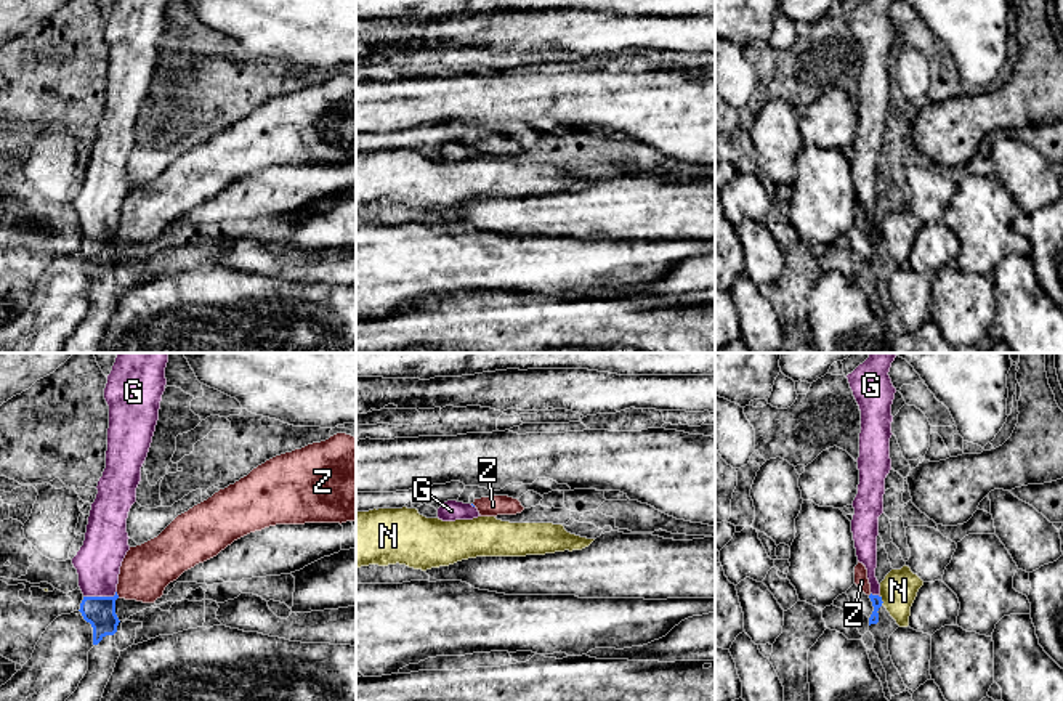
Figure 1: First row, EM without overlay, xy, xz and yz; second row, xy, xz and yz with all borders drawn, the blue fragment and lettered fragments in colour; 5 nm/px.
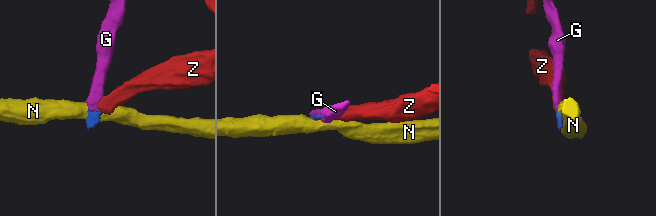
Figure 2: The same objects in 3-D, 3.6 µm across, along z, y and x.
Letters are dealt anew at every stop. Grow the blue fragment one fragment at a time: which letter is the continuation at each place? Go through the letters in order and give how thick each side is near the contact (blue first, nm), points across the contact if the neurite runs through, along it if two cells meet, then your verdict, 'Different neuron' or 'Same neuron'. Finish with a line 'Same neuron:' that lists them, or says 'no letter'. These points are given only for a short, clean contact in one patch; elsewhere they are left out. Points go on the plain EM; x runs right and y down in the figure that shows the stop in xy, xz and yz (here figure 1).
G: Thickness 160 nm (blue) against 220 nm. Path across: xy (100, 252), (100, 238), (98, 202). Same neuron
N: Thickness 50 nm (blue) against 190 nm. Boundary: yz (881, 236), (882, 244). Different neuron
Z: Thickness 160 nm (blue) against 260 nm. Boundary: xy (116, 233), (119, 238). Different neuron
Same neuron: G

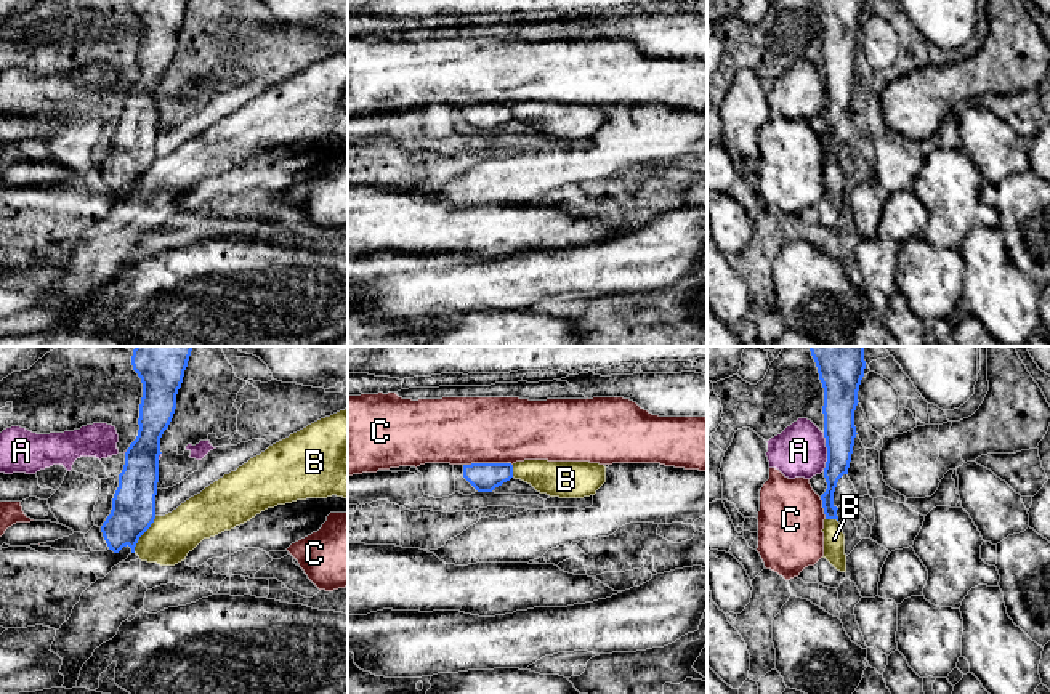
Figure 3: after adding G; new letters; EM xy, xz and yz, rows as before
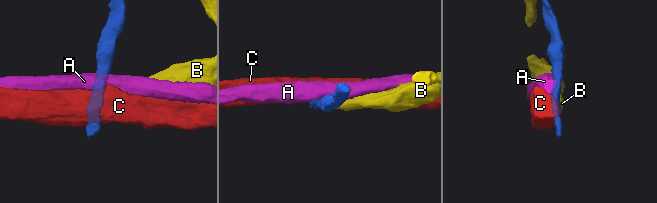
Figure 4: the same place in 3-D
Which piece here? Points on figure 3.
A: Thickness 160 nm (blue) against 260 nm. Boundary: yz (823, 74), (826, 87), (824, 111). Different neuron
B: Thickness 220 nm (blue) against 240 nm. Boundary: xy (156, 157), (133, 193). Different neuron
C: Thickness 140 nm (blue) against 340 nm. Boundary: xz (512, 104), (464, 106). Different neuron
Same neuron: no letter

